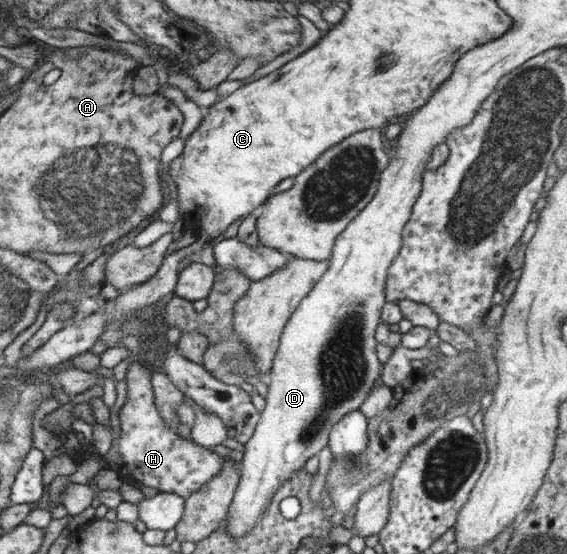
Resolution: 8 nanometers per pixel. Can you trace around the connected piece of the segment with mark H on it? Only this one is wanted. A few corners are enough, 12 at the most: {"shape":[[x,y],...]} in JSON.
{"shape":[[126,373],[117,439],[123,482],[186,500],[220,456],[177,433],[155,407],[153,373]]}

